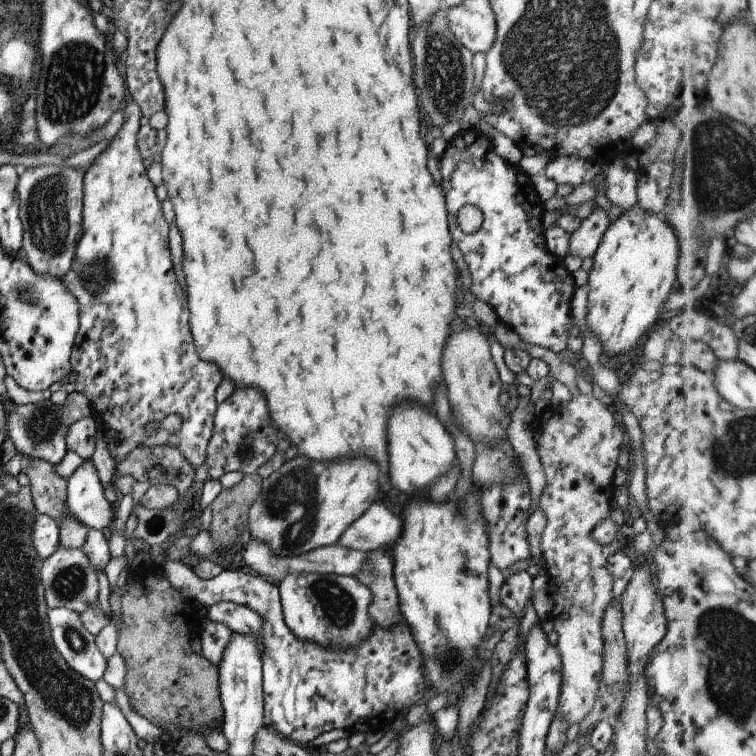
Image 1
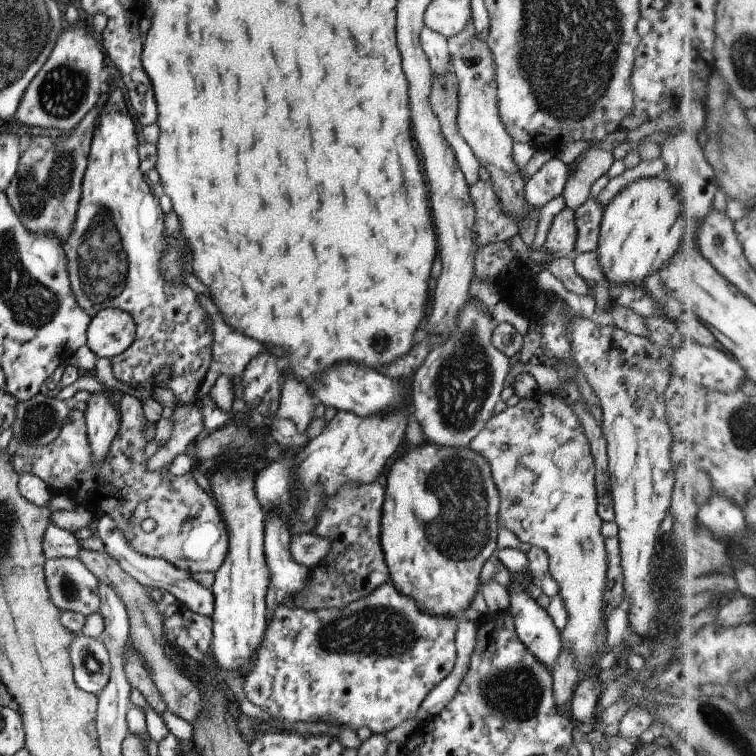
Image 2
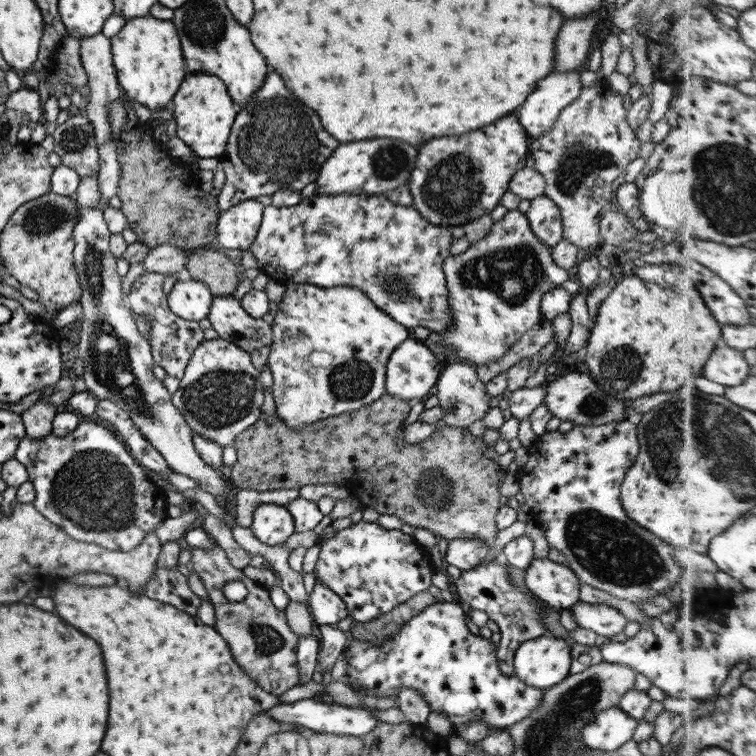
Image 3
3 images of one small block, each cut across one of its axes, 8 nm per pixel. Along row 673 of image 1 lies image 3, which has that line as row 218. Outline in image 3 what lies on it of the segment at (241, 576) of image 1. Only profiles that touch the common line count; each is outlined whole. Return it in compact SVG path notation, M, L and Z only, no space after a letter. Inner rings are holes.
M312 194L294 206L265 206L258 234L248 250L254 253L259 270L273 283L313 285L322 289L351 287L360 290L406 329L424 326L441 334L454 327L454 320L449 316L443 271L444 261L451 255L453 239L449 228L434 226L414 206L394 204L382 194Z

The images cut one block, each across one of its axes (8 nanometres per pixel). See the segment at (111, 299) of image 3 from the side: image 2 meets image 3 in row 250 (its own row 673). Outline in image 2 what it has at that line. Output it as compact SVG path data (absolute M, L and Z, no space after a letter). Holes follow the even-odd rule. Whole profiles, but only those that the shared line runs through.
M82 633L70 645L73 677L78 688L98 696L111 675L109 652L101 640Z

